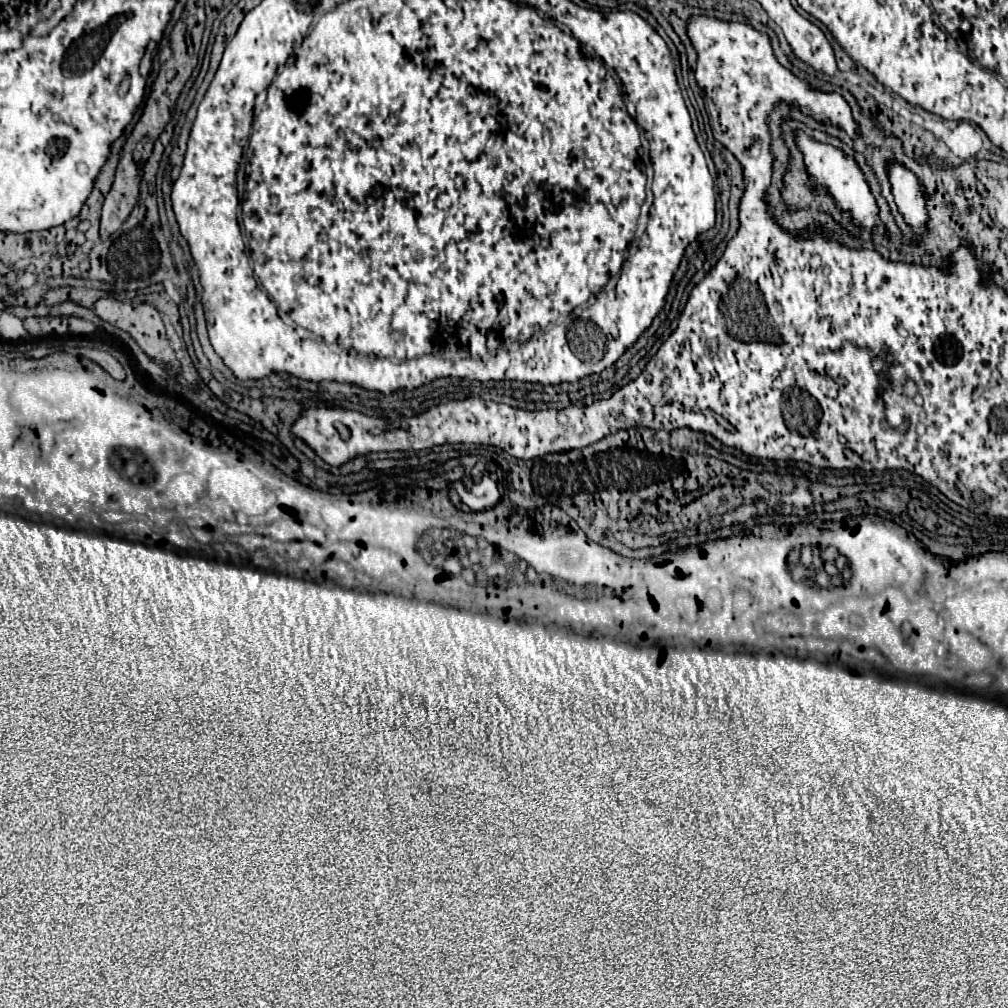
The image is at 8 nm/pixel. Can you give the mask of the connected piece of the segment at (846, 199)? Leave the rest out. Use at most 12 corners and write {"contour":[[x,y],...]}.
{"contour":[[798,135],[810,183],[870,233],[884,233],[854,159]]}

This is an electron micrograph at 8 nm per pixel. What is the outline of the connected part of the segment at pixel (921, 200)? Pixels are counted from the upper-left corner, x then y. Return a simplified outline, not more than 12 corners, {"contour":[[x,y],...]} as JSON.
{"contour":[[886,161],[892,195],[918,245],[926,235],[926,191],[916,173]]}

